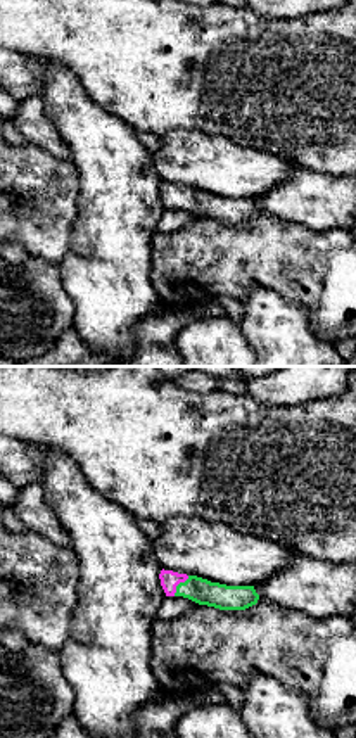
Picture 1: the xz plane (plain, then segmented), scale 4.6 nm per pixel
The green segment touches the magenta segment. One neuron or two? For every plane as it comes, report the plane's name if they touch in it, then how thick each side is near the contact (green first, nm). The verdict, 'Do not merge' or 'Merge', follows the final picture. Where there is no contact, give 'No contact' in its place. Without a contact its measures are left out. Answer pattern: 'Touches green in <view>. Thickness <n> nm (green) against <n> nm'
Touches green in xz. Thickness 120 nm (green) against 90 nm

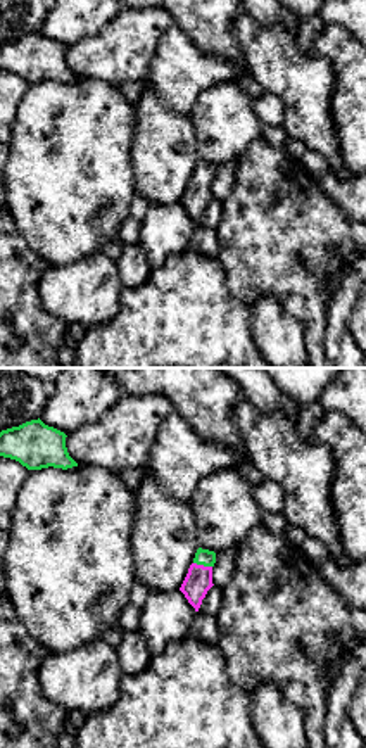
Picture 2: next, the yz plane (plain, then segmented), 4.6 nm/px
Touches green in yz. Thickness 80 nm (green) against 130 nm

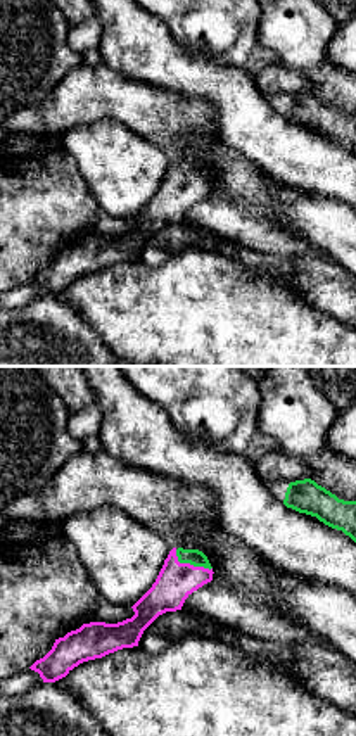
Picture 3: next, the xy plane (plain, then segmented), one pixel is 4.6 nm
Touches green in xy. Thickness 80 nm (green) against 170 nm

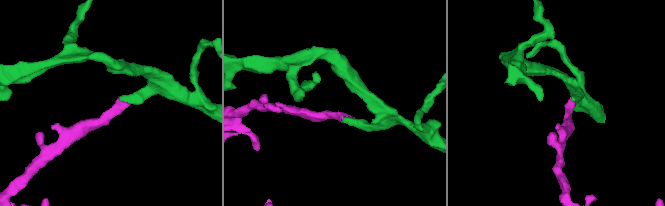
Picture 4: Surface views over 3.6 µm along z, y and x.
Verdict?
Merge

